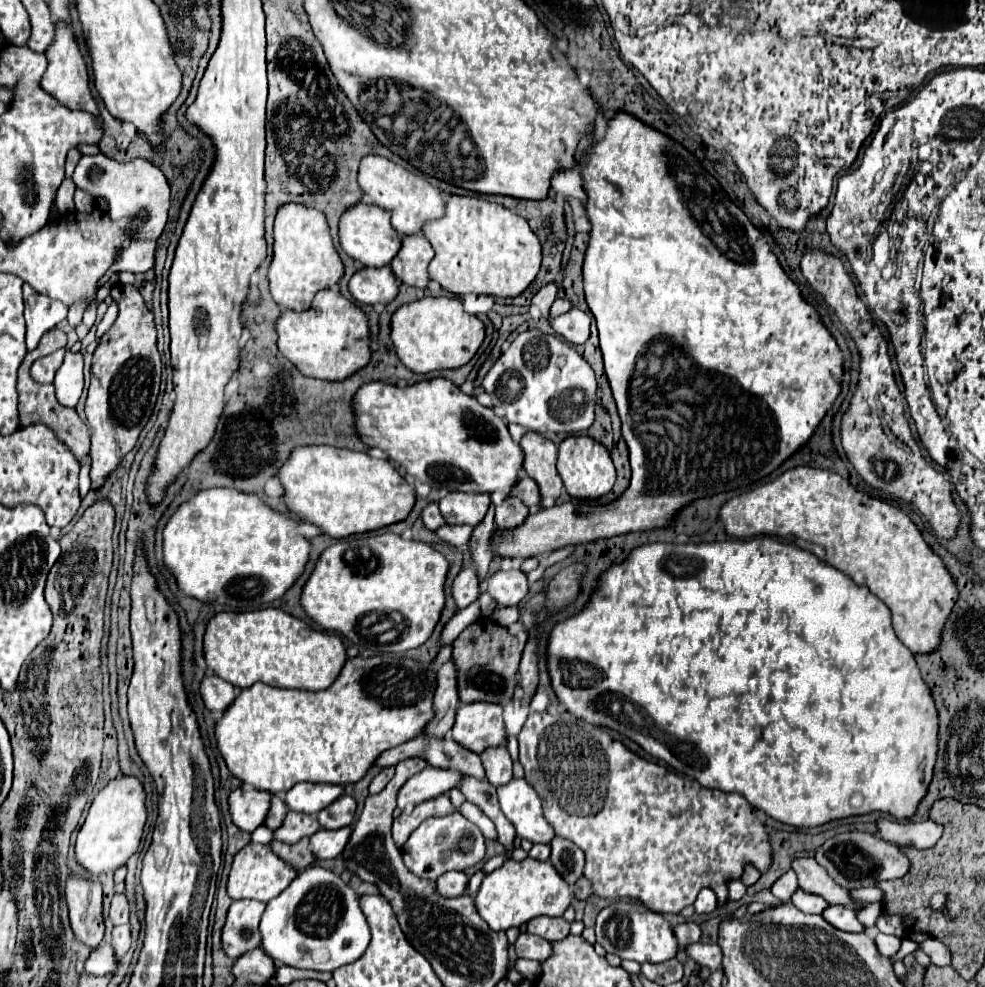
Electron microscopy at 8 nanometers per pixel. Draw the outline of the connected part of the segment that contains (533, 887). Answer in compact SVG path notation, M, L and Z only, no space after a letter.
M528 856L522 862L510 858L498 870L486 874L478 896L474 898L474 906L492 930L508 930L512 926L522 926L536 916L562 916L570 900L572 888L556 874L554 866Z

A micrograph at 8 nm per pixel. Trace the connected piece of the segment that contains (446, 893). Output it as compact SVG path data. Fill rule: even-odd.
M446 872L436 880L436 890L444 898L456 898L464 894L468 876L464 872Z

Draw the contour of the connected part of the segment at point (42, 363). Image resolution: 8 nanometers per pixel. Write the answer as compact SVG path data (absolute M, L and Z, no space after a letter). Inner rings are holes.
M62 348L62 350L58 350L58 352L52 352L52 354L36 360L36 362L30 366L30 376L34 378L34 382L38 382L38 384L52 384L56 370L62 366L64 352L66 352L66 350Z

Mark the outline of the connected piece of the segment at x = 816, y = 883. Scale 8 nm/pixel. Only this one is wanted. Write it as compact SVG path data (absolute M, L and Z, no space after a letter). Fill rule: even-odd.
M794 858L792 860L792 870L798 874L800 888L804 888L804 890L808 890L812 894L824 896L828 904L844 904L844 906L852 906L854 910L860 908L860 904L854 904L850 900L848 890L840 888L826 874L826 870L818 866L818 862L814 858Z

